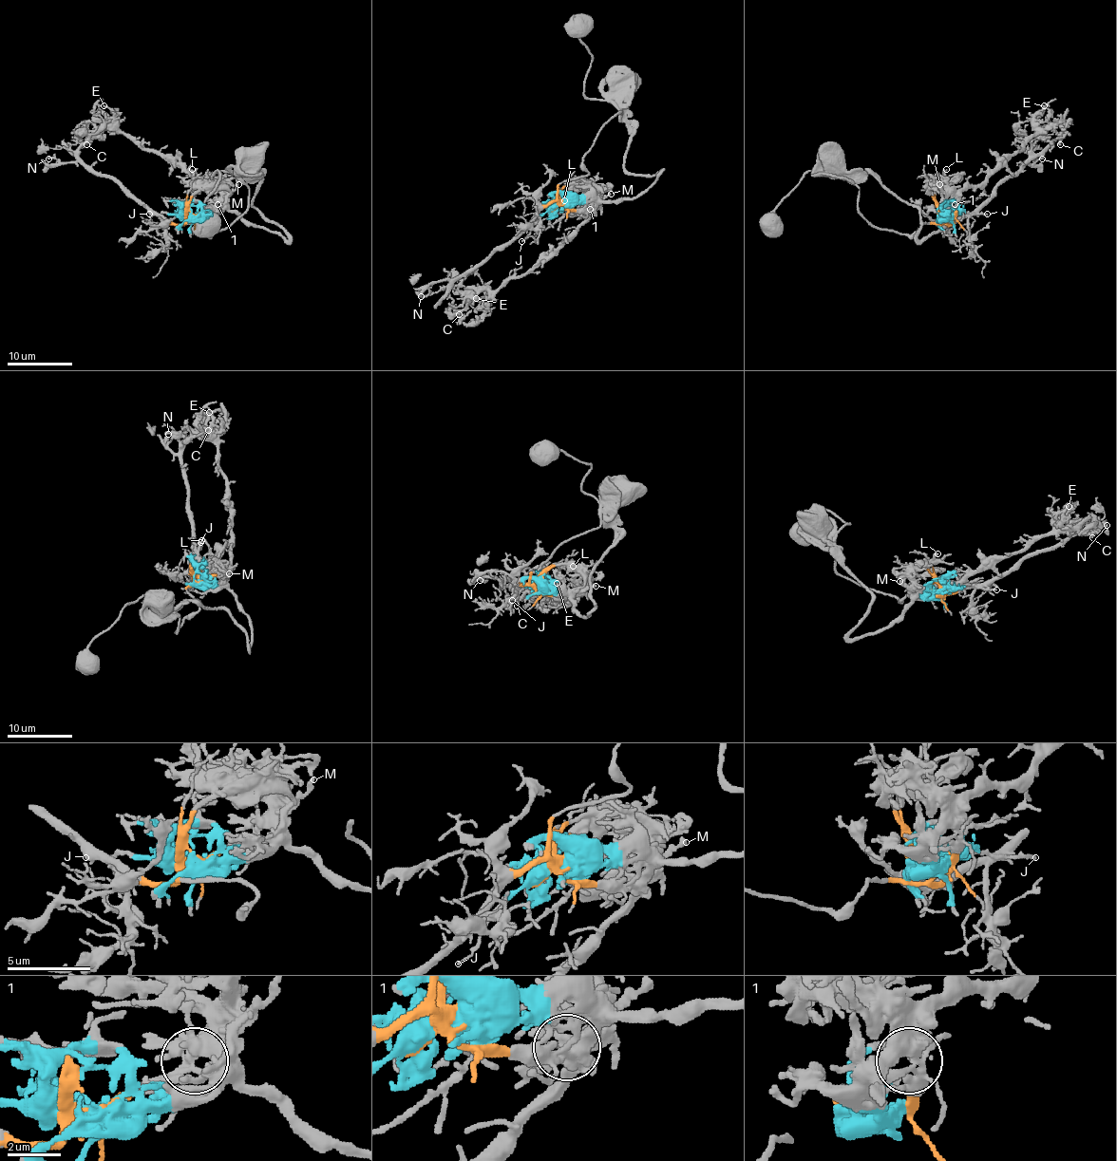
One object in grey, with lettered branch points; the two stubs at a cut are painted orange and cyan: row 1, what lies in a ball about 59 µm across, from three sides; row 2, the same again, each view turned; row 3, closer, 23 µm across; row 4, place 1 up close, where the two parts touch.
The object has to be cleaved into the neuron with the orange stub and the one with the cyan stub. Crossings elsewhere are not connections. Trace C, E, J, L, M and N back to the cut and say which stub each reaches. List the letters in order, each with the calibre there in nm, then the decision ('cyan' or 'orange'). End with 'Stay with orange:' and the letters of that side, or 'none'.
C: calibre 200 nm; cyan
E: calibre 200 nm; cyan
J: calibre 170 nm; cyan
L: calibre 280 nm; cyan
M: calibre 300 nm; cyan
N: calibre 130 nm; orange
Stay with orange: N

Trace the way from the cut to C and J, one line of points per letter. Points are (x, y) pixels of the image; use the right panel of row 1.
C: (947, 215), (955, 195), (977, 187), (1023, 146), (1036, 128), (1045, 140), (1057, 140), (1061, 144)
J: (947, 215), (988, 215)

